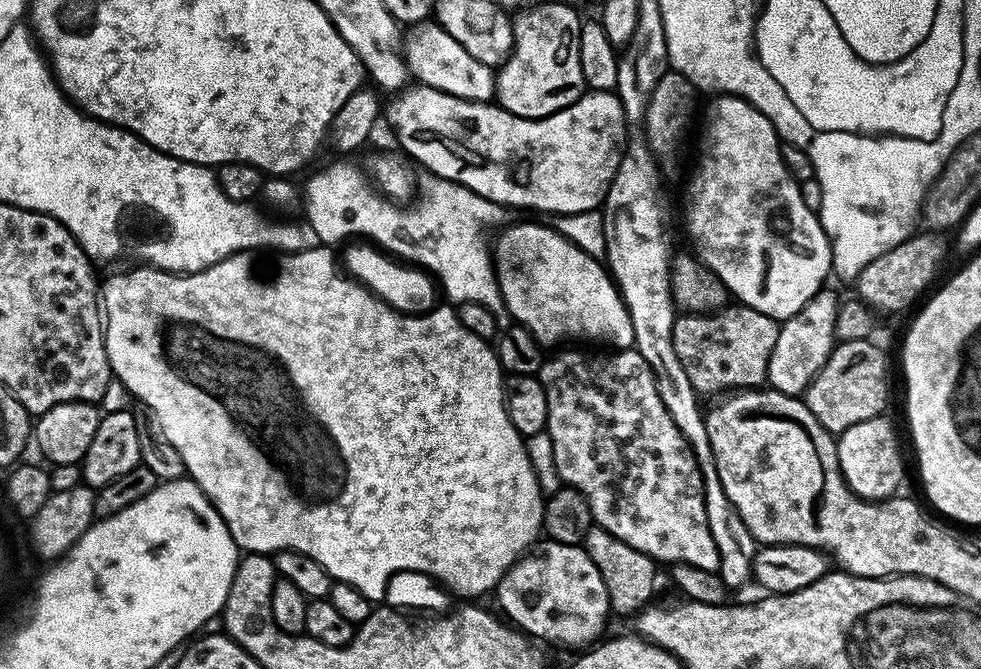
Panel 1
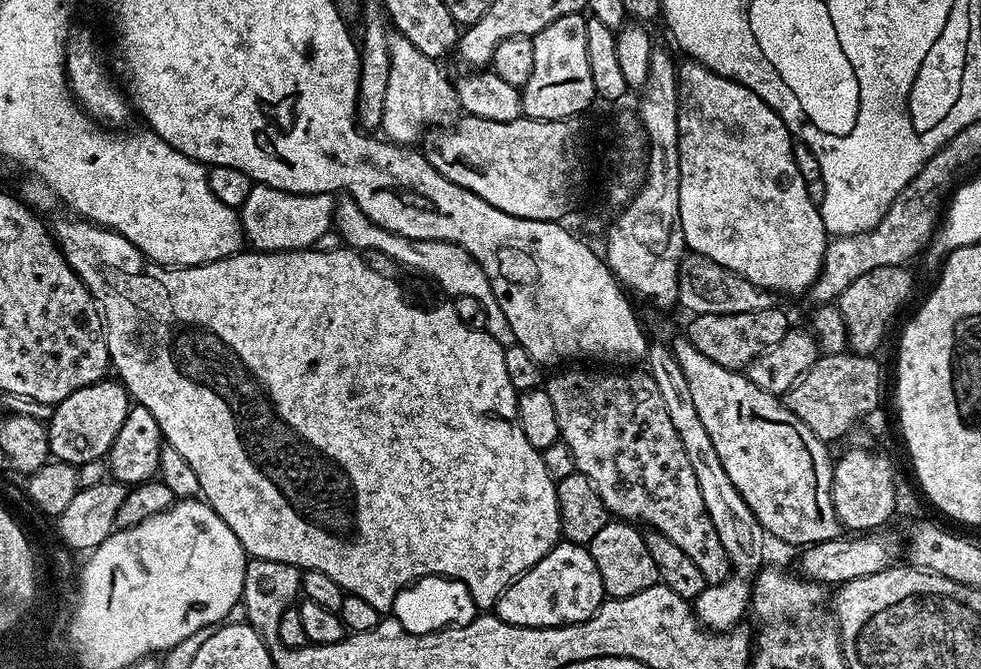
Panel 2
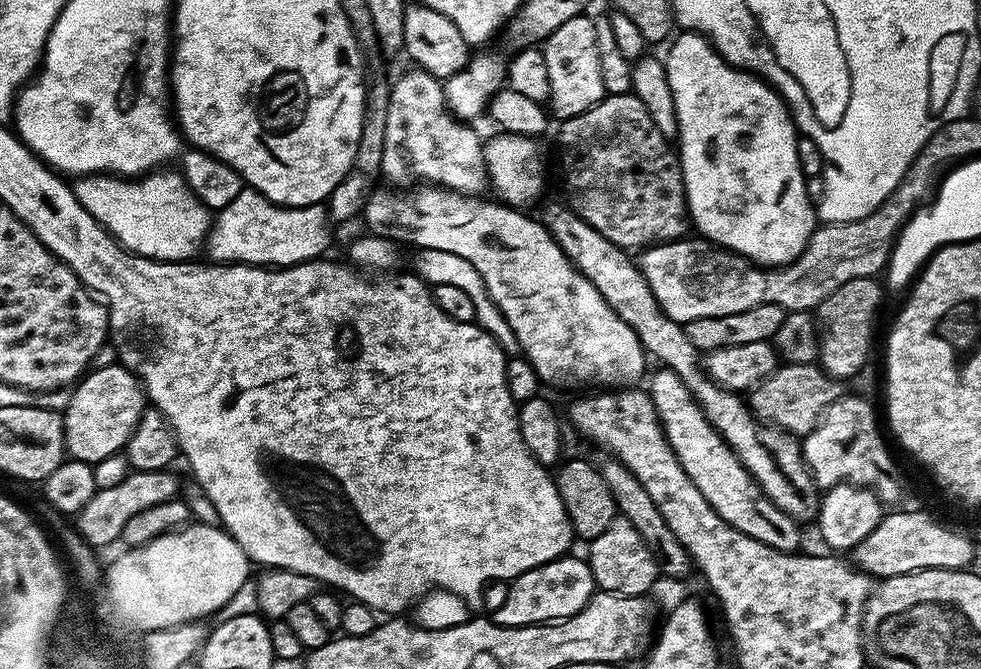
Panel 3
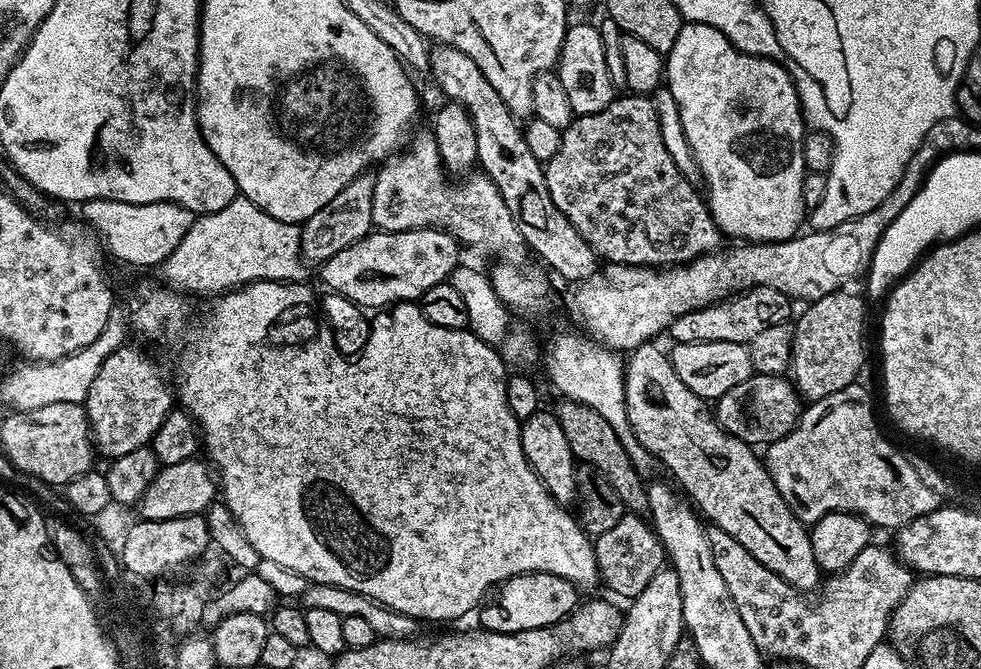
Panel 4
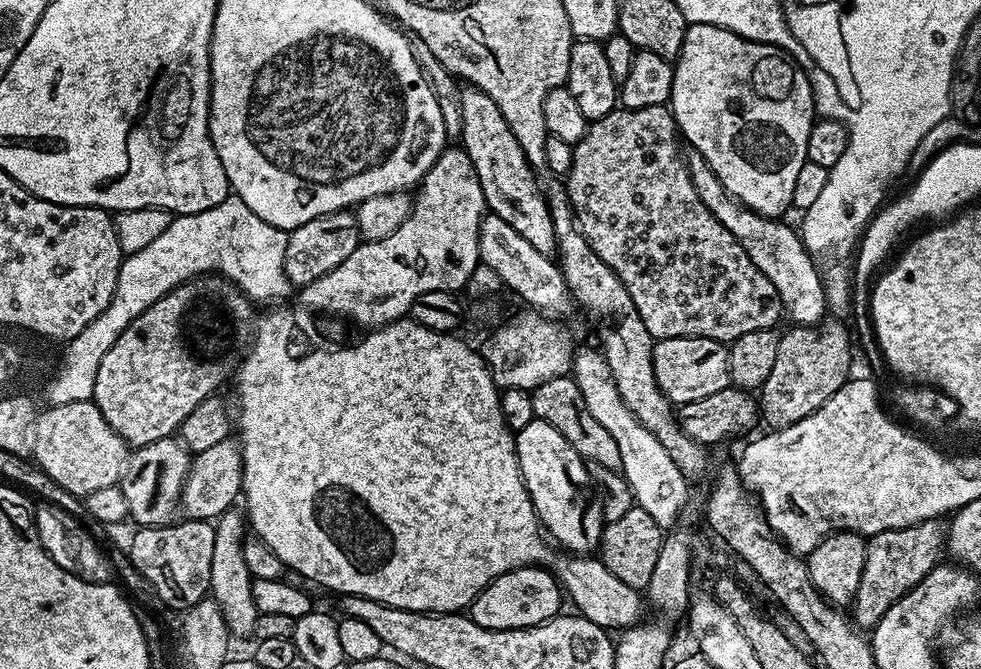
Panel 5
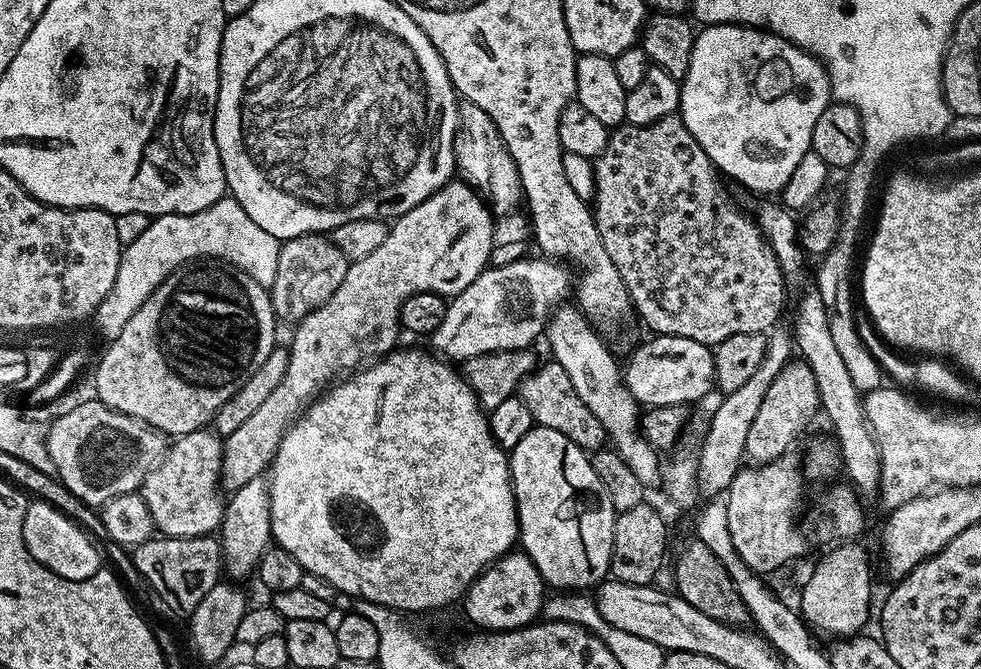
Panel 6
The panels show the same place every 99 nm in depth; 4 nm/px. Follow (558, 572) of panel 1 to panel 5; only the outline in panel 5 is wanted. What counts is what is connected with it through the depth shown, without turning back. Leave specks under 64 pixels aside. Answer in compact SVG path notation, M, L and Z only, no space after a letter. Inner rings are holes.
M547 567L515 568L490 582L476 595L470 615L486 630L514 630L545 624L561 611L562 585Z

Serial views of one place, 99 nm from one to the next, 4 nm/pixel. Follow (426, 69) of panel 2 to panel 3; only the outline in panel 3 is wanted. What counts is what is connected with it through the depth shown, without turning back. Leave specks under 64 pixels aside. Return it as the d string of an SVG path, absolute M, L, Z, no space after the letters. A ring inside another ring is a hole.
M412 70L400 81L392 84L390 94L390 110L386 110L386 142L382 150L383 179L389 180L389 185L402 186L414 182L427 182L432 186L447 188L454 192L463 192L465 196L479 197L485 187L489 187L488 169L484 159L484 144L475 132L475 127L461 122L448 111L444 99L444 85L436 77L423 70Z

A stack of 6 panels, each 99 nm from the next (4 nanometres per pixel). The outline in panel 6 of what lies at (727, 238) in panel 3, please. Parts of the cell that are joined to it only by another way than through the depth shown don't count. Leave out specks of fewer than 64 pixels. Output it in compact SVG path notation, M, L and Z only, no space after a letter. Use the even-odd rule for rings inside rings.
M710 24L697 31L696 41L690 54L690 70L686 70L680 86L678 115L683 120L686 130L690 130L690 134L694 134L698 146L702 146L702 150L706 150L706 154L712 160L712 165L725 177L728 175L730 179L737 180L742 187L749 188L752 192L779 194L786 186L786 182L790 182L790 174L794 174L798 162L802 162L802 158L811 149L814 122L818 122L822 110L826 110L826 106L832 99L832 87L828 81L827 68L815 56L811 56L809 52L803 52L796 44L792 44L765 29L749 28L747 24Z

